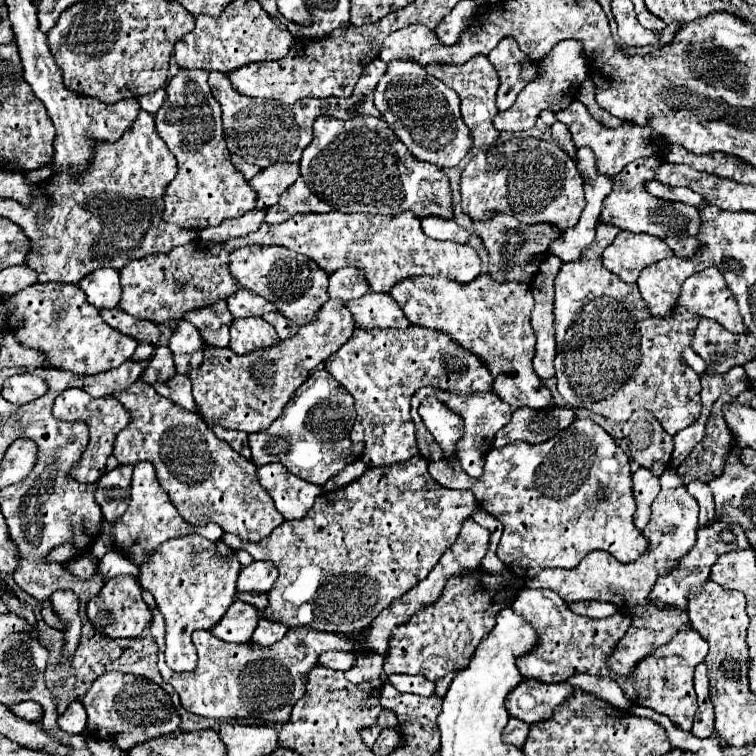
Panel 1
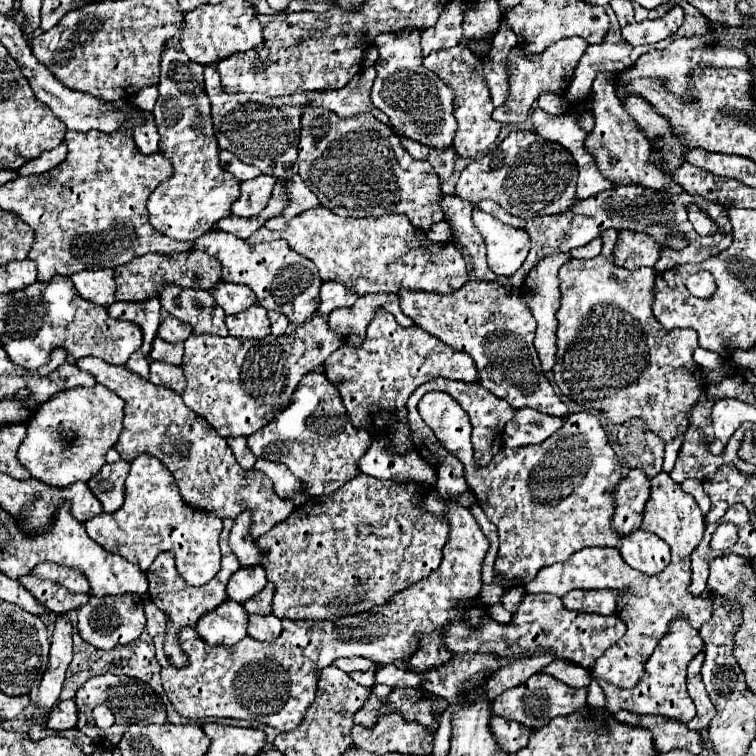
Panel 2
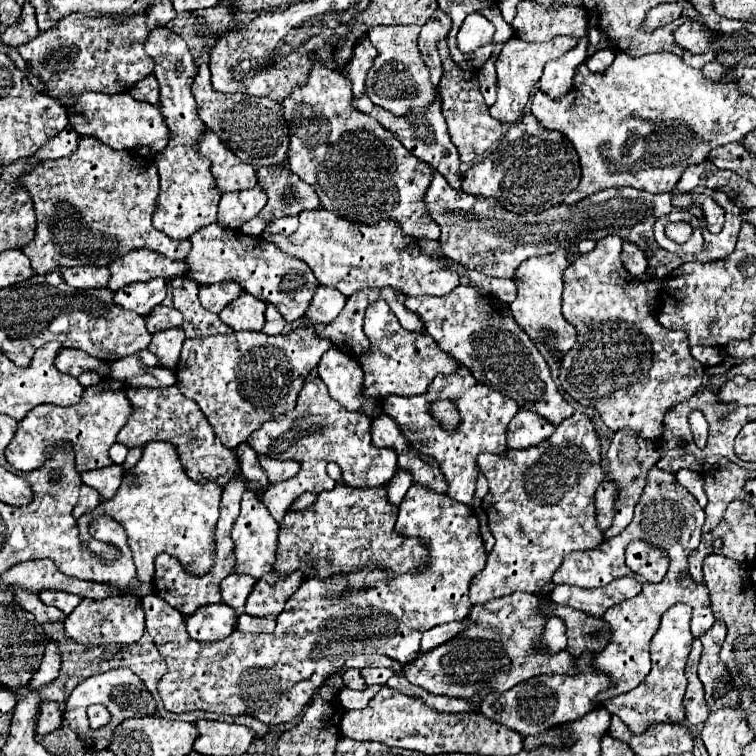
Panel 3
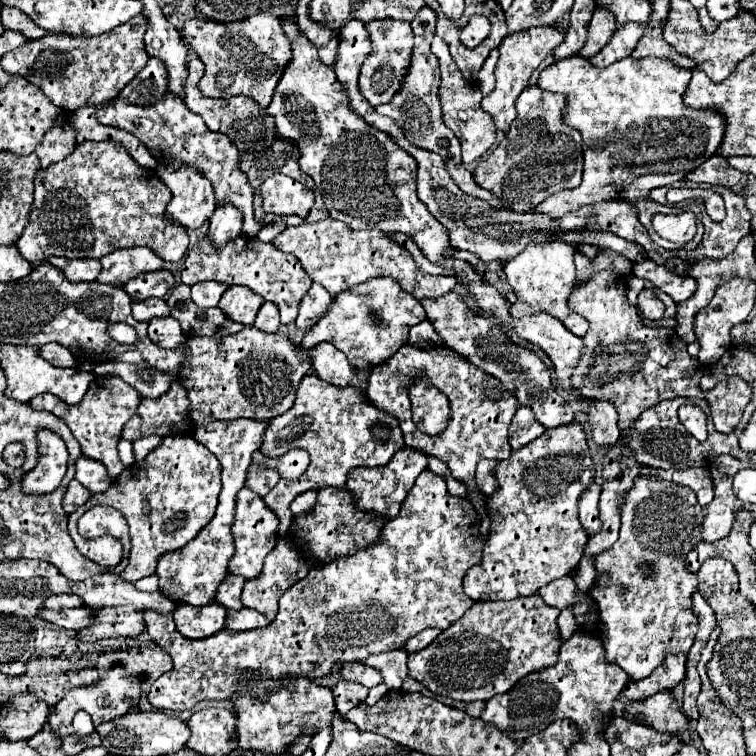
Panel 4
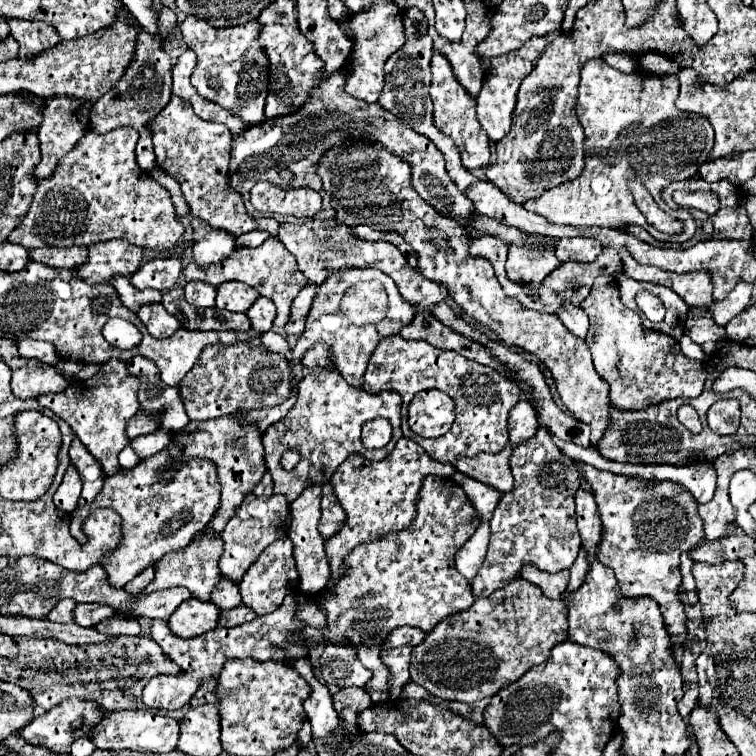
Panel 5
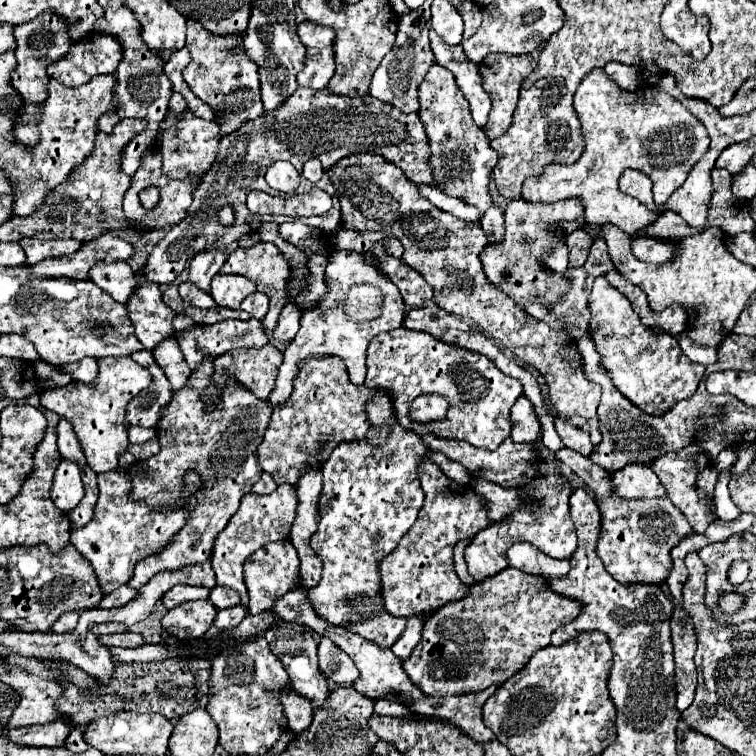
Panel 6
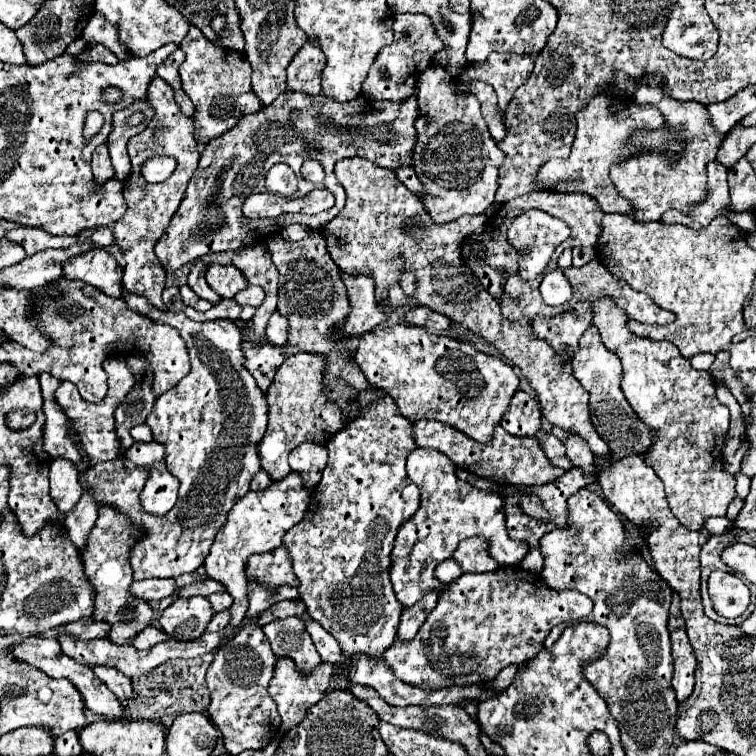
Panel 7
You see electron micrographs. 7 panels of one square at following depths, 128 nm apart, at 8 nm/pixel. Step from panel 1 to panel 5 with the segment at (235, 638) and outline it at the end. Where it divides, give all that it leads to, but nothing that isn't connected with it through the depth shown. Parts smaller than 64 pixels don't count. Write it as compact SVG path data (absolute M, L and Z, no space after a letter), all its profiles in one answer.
M190 598L176 608L168 624L176 636L194 638L208 630L214 630L218 624L218 616L220 616L220 608L216 608L216 604Z

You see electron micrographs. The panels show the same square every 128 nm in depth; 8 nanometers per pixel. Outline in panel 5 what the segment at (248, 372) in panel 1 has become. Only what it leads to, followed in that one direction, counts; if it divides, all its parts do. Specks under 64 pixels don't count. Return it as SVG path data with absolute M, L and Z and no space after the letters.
M245 342L218 348L208 346L194 368L178 384L188 418L212 420L224 414L232 414L238 408L252 410L264 406L282 404L290 394L290 370L288 360L276 352L262 348L250 348Z

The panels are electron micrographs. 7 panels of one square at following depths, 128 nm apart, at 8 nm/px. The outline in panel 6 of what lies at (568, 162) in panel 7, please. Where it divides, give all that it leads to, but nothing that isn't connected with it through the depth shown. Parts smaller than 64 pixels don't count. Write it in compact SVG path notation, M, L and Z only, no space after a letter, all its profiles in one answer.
M594 70L582 80L574 96L574 110L586 142L580 160L576 164L548 164L540 176L528 176L522 196L530 202L580 198L588 224L612 222L628 234L640 226L650 226L660 212L650 212L632 196L622 194L618 190L620 174L626 168L646 172L654 182L656 204L664 204L710 144L706 128L676 98L668 94L652 96L648 84L642 84L636 92L626 92L604 70Z

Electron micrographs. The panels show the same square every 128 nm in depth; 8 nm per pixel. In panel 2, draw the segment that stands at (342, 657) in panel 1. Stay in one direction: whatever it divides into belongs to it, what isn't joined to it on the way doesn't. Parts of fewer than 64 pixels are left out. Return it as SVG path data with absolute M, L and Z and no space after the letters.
M338 658L334 662L336 668L344 670L344 672L354 672L354 670L368 670L370 666L374 666L376 662L366 660L366 658Z

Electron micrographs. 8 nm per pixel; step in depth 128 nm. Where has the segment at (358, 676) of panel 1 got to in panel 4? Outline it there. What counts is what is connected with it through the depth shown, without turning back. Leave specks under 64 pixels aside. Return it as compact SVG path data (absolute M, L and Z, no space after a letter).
M340 680L336 684L336 688L332 690L334 700L336 700L336 708L340 714L346 714L350 708L360 706L362 700L368 696L368 688L364 688L358 682L348 682L348 680Z

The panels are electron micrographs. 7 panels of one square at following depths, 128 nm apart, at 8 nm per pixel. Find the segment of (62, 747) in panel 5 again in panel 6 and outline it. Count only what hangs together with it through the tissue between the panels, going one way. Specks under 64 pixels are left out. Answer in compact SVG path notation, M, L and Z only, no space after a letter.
M56 720L54 724L44 724L44 726L32 726L32 728L14 728L6 736L8 740L16 744L28 744L28 746L44 746L44 748L54 748L62 746L68 732L72 730L70 722Z

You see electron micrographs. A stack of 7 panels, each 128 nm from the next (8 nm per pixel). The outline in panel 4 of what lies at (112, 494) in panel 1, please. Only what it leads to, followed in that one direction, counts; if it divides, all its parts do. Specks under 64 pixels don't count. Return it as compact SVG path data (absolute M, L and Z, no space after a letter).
M78 456L76 460L76 480L94 494L104 492L112 484L112 478L108 476L104 464L98 460L88 460L86 456Z

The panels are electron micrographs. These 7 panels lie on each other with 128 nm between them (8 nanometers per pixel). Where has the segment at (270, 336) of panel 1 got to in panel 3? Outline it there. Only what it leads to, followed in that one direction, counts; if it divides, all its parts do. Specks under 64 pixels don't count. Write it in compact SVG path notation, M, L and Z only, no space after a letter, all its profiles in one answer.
M242 292L218 316L224 324L228 324L234 330L262 330L264 310L266 310L266 304L262 300L256 300L252 294Z

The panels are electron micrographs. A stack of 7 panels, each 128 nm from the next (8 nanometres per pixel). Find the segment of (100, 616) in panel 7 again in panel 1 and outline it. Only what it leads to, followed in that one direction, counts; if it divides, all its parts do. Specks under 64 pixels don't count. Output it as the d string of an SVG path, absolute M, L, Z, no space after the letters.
M138 462L134 466L132 474L132 484L130 484L130 504L128 510L118 518L116 522L102 522L100 534L110 534L114 542L114 550L120 552L124 558L128 558L132 564L140 566L152 552L166 540L188 536L188 534L198 534L206 540L220 540L224 530L218 524L206 524L206 526L192 526L188 524L176 510L176 506L170 502L168 494L164 488L160 488L160 482L156 480L156 470L150 462Z

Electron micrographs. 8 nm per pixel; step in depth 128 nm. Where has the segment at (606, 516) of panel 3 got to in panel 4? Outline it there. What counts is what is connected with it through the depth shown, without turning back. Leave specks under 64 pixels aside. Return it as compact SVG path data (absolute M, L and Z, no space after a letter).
M590 484L578 500L578 518L588 536L594 536L602 528L598 520L598 498L600 498L600 484Z

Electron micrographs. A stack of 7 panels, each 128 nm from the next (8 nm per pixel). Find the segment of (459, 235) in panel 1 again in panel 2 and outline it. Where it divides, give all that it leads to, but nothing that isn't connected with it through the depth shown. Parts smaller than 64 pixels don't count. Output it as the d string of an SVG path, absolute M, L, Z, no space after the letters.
M438 222L438 224L434 224L434 226L426 232L426 236L428 236L428 240L432 240L432 242L450 242L452 230L450 230L448 224Z

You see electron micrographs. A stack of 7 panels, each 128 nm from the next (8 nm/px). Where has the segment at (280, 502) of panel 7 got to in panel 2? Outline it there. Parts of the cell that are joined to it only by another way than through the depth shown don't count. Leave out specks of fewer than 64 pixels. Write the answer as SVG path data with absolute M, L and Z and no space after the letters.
M244 512L244 516L236 516L230 532L230 548L238 556L242 568L260 566L264 562L264 552L260 552L256 538L252 538L252 534L248 532L250 526L252 520L248 520L248 512Z

